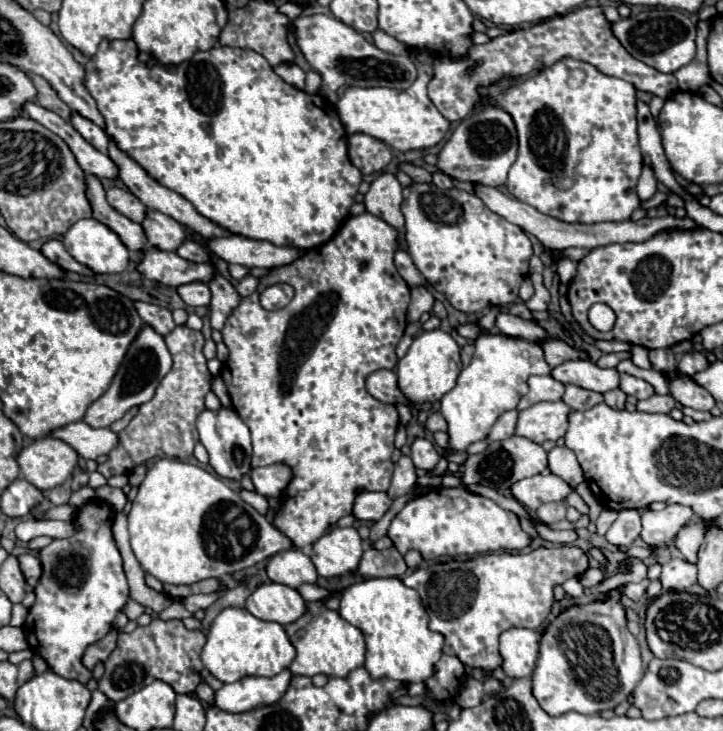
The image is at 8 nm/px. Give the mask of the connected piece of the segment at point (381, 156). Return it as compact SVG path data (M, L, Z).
M353 134L347 138L349 158L363 174L379 174L391 162L391 150L381 140L367 134Z

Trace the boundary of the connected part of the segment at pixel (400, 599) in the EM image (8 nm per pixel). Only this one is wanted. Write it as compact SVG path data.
M369 578L349 586L341 594L339 614L341 618L345 618L349 624L357 626L363 632L365 648L367 648L365 668L373 678L391 678L403 684L411 684L411 682L425 682L429 676L435 674L435 664L441 658L443 636L439 632L429 630L427 626L429 616L421 604L421 598L413 588L405 586L399 578Z

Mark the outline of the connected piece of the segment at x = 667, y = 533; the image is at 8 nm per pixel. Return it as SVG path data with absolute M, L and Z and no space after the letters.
M669 504L661 512L645 510L641 514L641 524L643 524L641 540L651 548L669 544L669 542L673 542L679 528L689 524L691 518L693 518L693 510L689 506L681 506L681 504Z

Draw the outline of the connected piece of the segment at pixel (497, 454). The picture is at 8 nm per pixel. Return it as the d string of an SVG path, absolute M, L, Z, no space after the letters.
M511 436L509 440L503 442L489 442L487 448L479 454L469 454L465 460L465 470L461 480L467 486L481 484L505 494L517 480L541 474L545 468L547 468L547 452L541 448L541 444L533 440L525 440L523 436Z

